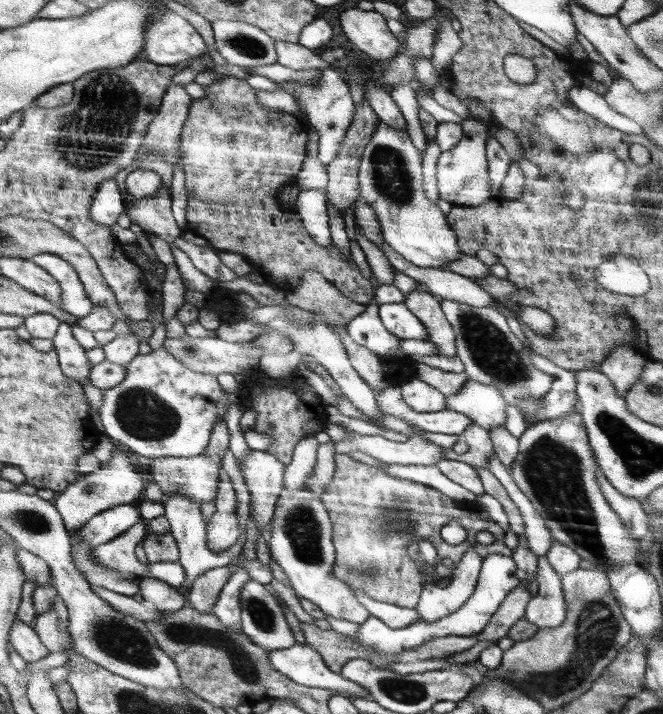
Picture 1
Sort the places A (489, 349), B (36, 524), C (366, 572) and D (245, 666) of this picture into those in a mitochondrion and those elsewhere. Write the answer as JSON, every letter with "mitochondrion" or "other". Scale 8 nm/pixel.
{"A":"mitochondrion","B":"mitochondrion","C":"mitochondrion","D":"mitochondrion"}

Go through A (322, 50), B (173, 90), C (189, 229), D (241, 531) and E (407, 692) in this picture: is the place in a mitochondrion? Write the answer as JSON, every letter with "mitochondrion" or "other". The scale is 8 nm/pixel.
{"A":"other","B":"other","C":"other","D":"other","E":"mitochondrion"}

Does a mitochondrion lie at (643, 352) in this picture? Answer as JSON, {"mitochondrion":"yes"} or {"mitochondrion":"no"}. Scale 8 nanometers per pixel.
{"mitochondrion":"no"}

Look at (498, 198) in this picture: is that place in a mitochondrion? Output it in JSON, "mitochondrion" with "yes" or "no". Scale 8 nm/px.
{"mitochondrion":"no"}

